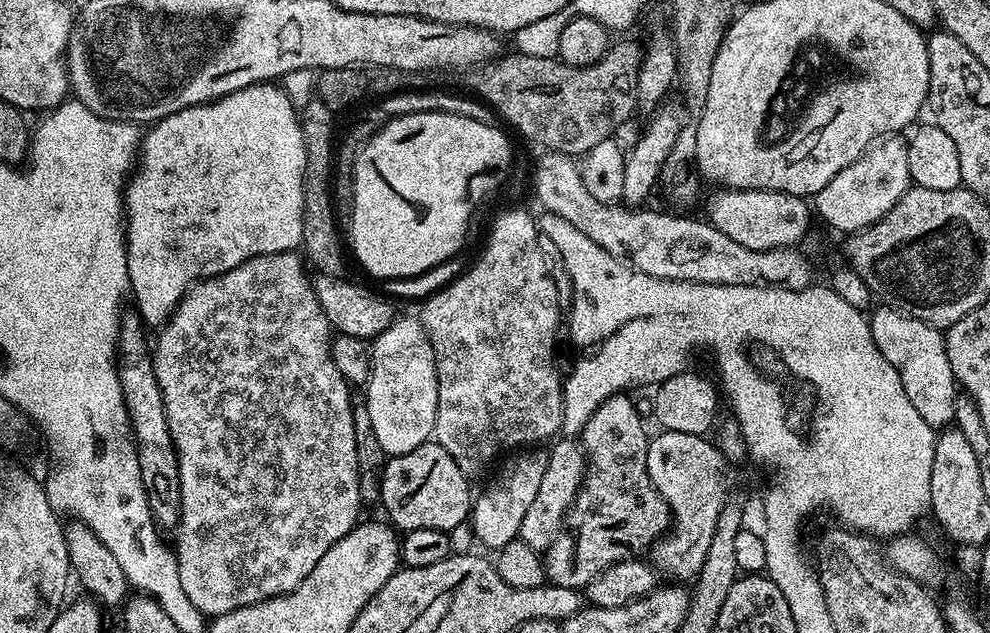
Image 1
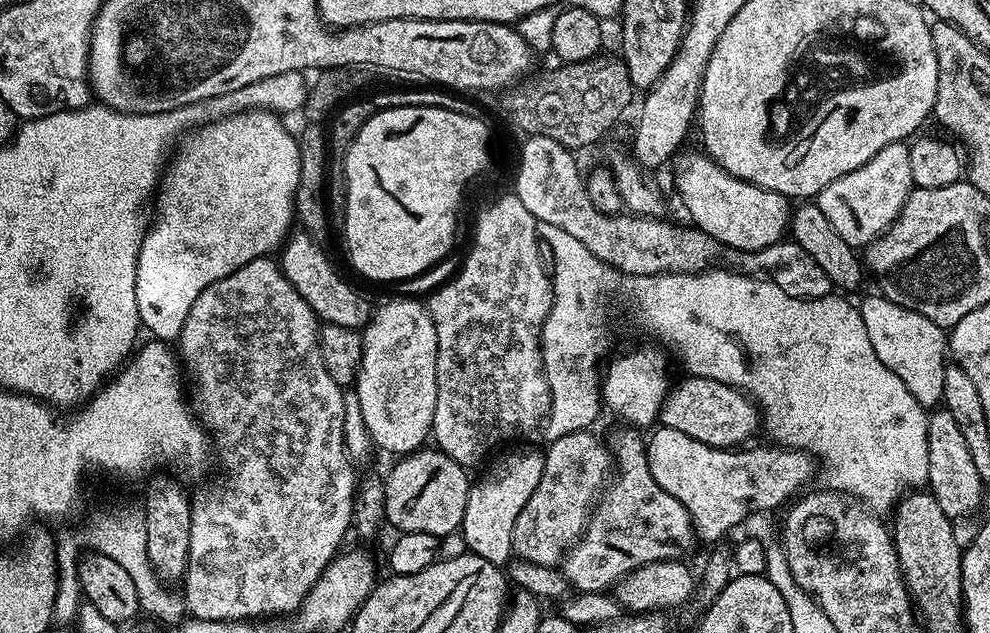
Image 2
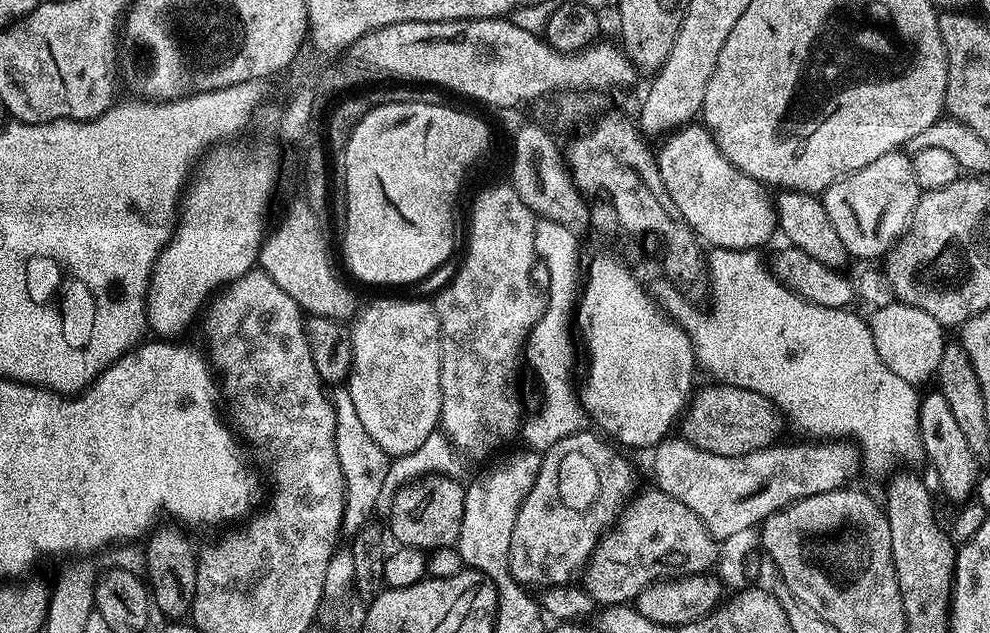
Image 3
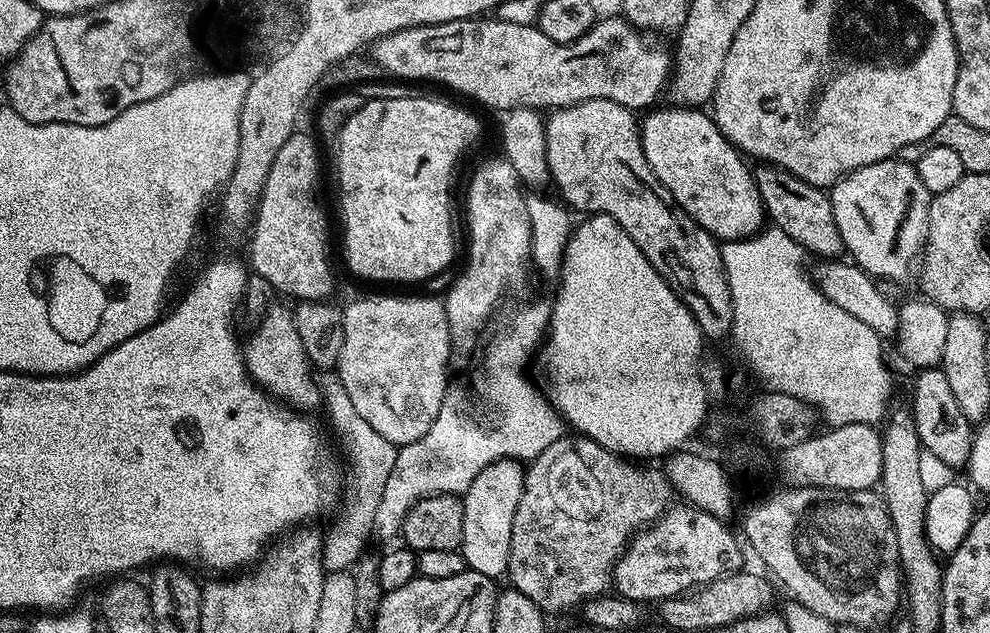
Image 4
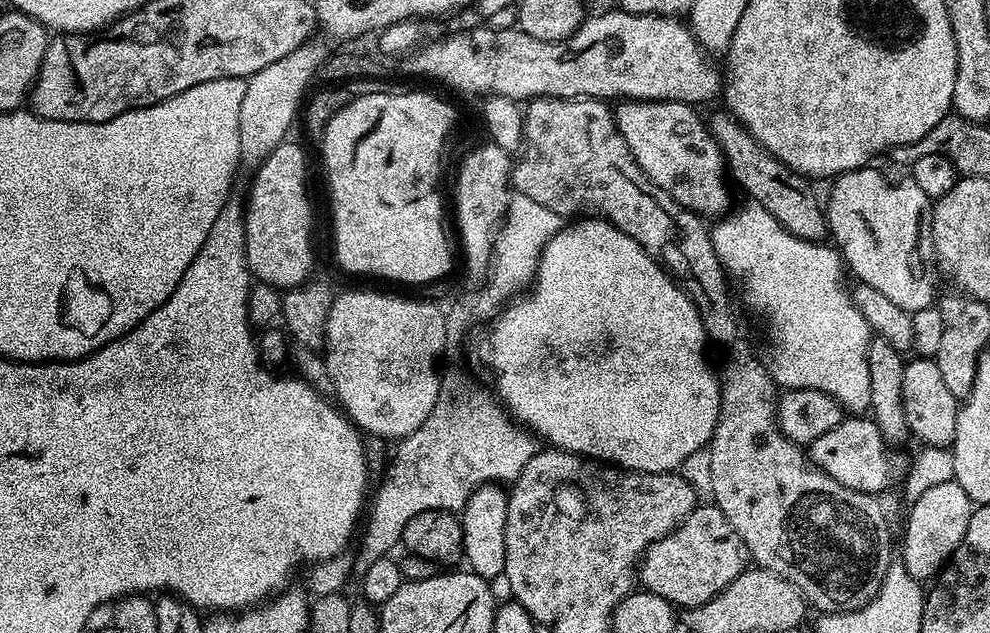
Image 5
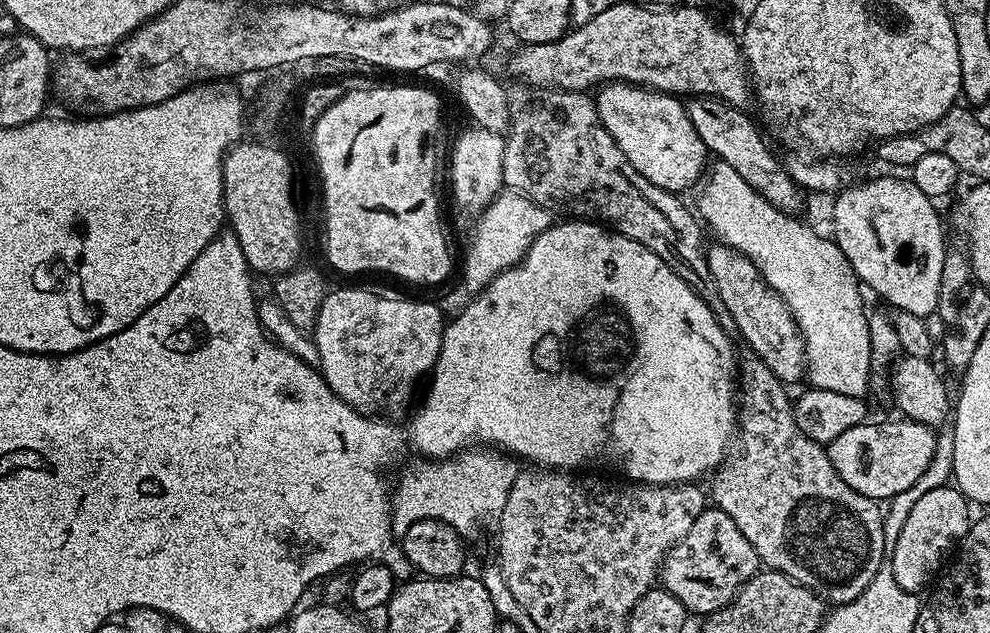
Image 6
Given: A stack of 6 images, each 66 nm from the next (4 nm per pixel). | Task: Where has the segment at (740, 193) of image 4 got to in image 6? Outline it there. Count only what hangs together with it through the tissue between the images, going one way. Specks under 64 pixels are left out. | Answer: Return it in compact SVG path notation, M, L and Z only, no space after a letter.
M613 82L603 85L595 93L594 103L600 115L600 125L607 130L610 138L616 140L618 150L626 154L626 162L630 162L630 166L634 166L642 178L650 178L654 186L677 194L684 194L687 188L695 189L701 183L710 164L710 153L702 138L698 138L698 130L694 130L694 122L690 122L683 99L669 96L666 92L640 88L637 84Z

